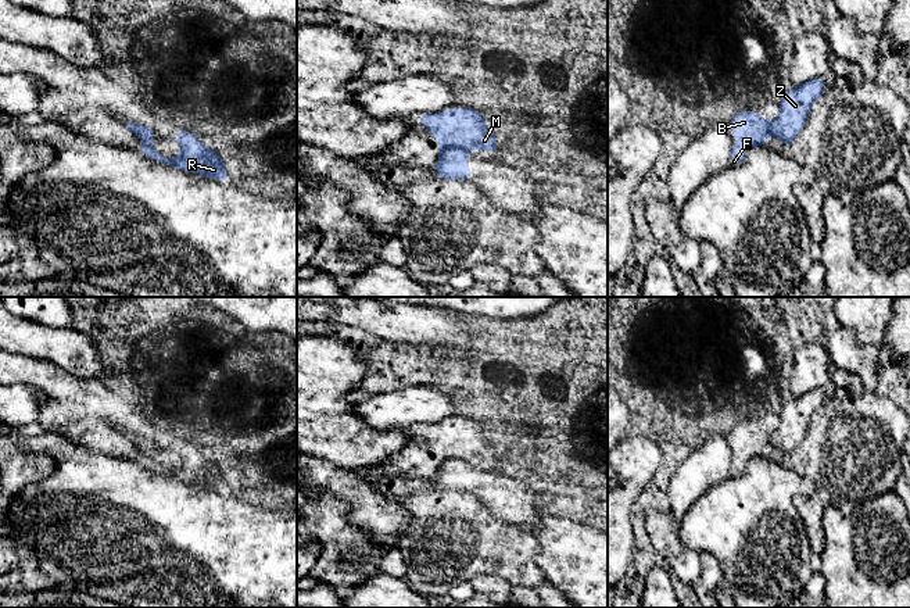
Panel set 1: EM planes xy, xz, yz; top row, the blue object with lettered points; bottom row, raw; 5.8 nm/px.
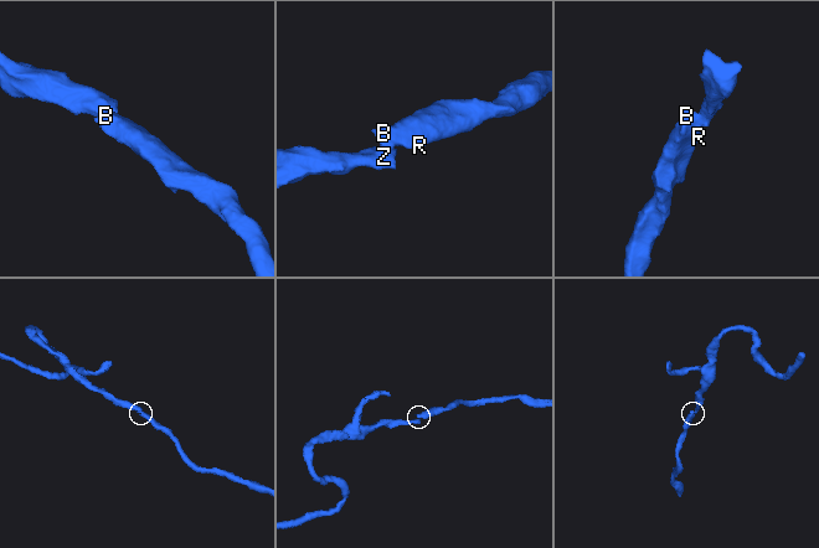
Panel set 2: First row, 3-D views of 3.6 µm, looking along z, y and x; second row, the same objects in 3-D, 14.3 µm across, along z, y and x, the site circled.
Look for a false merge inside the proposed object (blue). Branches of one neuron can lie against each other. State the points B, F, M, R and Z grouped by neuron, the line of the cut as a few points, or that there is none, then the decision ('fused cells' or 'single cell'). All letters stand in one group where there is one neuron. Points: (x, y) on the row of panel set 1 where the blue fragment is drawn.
B F M R / Z | xz (462, 147), (448, 147), (441, 152) | fused cells

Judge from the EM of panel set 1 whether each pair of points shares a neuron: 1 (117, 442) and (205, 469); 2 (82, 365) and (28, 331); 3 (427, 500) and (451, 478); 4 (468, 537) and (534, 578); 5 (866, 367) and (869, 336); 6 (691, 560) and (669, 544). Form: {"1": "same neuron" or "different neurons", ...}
{"1": "same neuron", "2": "same neuron", "3": "different neurons", "4": "same neuron", "5": "different neurons", "6": "same neuron"}

